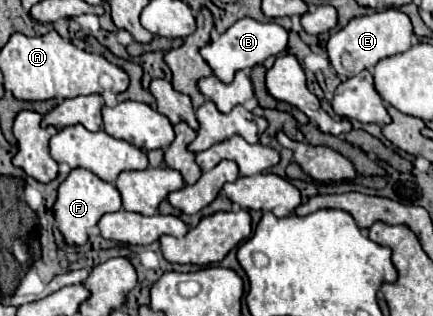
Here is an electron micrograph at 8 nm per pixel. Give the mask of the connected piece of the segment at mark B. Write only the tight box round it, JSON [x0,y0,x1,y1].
[201,17,287,83]

